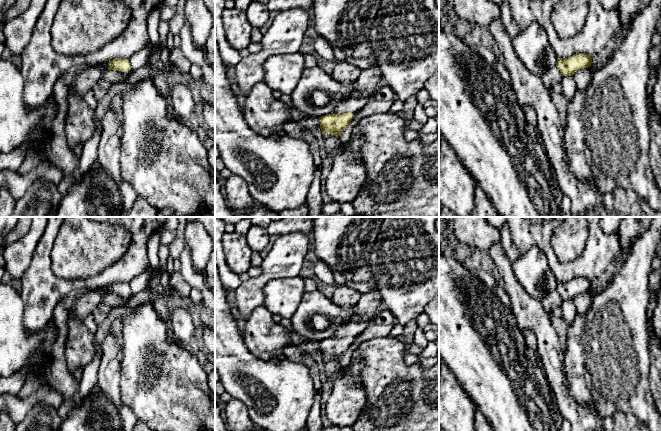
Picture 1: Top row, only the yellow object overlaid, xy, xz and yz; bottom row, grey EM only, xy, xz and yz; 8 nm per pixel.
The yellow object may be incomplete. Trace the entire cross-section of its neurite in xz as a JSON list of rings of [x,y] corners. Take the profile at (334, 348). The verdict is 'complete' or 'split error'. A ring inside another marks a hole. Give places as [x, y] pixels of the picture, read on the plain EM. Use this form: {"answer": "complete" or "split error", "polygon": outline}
{"answer": "split error", "polygon": [[[373,280],[371,291],[362,294],[354,306],[354,315],[346,323],[340,325],[331,338],[319,341],[322,358],[338,361],[349,350],[353,340],[359,336],[381,311],[382,299]]]}

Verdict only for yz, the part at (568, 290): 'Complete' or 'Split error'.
Split error

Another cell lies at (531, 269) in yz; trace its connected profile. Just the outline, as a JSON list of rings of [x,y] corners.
[[[536,246],[519,254],[512,262],[517,281],[534,299],[541,301],[548,293],[556,290],[557,282],[550,270],[545,254]]]

